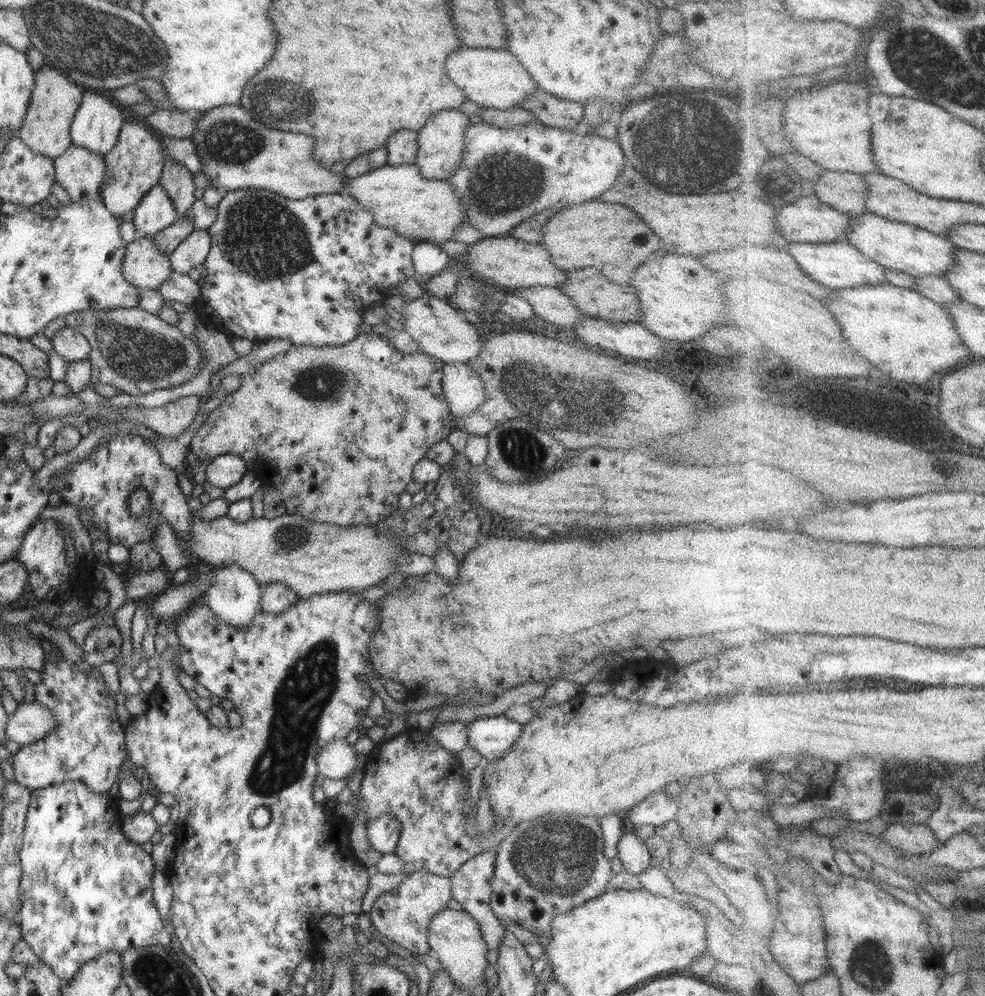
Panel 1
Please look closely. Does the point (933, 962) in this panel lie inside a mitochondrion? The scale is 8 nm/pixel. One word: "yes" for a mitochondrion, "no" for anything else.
no

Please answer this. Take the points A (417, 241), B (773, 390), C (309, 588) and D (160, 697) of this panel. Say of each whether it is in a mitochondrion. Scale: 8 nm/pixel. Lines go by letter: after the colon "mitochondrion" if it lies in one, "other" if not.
A: other
B: mitochondrion
C: other
D: other

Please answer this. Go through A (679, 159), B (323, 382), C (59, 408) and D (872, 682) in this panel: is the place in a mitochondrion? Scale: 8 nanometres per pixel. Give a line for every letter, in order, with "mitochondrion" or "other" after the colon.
A: mitochondrion
B: mitochondrion
C: other
D: other

